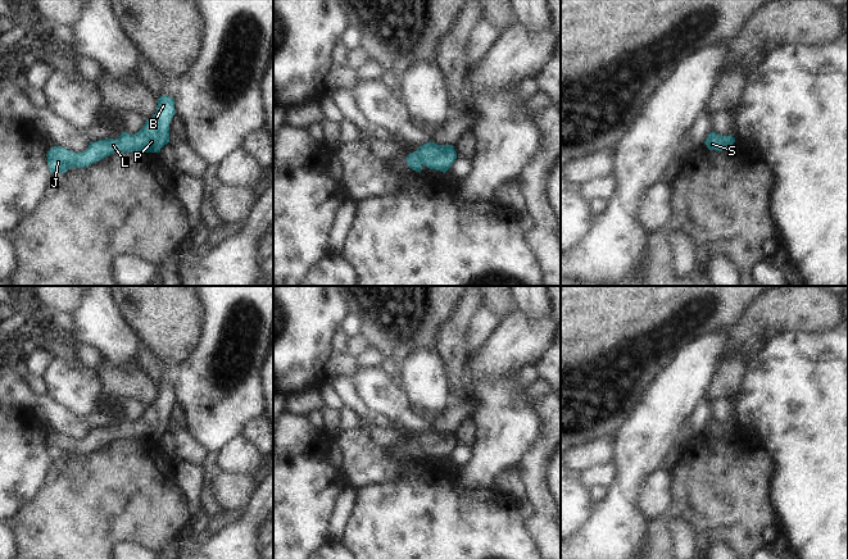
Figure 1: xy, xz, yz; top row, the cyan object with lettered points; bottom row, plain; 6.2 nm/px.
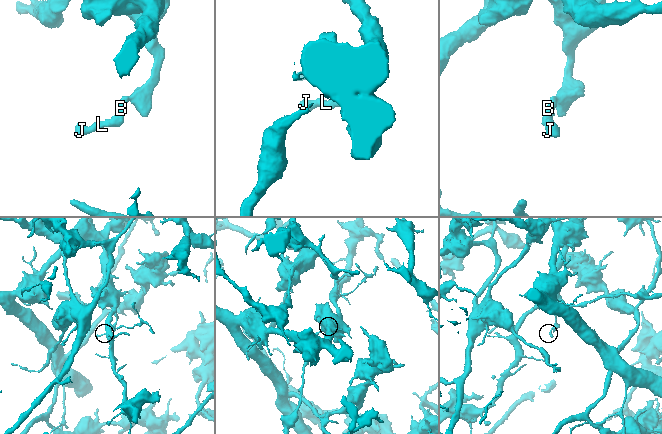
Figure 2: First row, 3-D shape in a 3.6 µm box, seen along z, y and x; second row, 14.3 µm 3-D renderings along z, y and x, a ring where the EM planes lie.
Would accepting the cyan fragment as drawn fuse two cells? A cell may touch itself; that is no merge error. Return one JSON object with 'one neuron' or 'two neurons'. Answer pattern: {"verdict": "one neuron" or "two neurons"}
{"verdict": "one neuron"}

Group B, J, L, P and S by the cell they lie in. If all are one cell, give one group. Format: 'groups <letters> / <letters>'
groups B J L P S

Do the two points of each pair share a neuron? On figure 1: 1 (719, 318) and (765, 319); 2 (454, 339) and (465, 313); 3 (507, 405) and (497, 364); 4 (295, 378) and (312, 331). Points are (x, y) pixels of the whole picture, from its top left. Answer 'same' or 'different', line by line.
1: different
2: same
3: different
4: same

